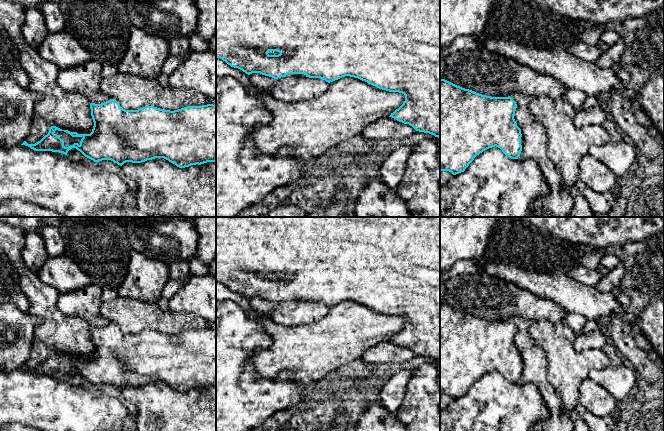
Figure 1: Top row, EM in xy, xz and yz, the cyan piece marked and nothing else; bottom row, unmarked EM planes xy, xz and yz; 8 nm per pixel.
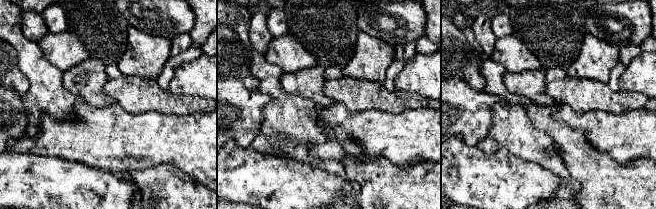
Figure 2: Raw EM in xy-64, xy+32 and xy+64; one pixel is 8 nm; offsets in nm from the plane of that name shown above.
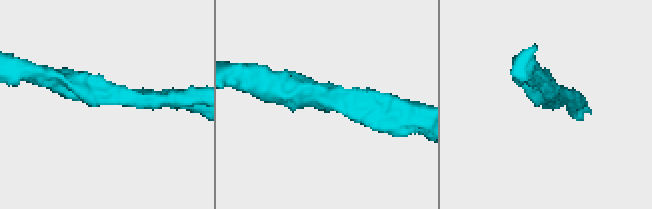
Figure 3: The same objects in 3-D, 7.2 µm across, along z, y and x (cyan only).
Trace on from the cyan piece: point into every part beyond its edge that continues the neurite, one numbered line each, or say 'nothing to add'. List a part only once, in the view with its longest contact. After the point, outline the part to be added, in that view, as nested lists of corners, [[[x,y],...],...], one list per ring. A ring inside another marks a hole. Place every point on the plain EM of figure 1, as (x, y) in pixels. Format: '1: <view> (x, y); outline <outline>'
1: xy (68, 364); outline [[[56,354],[54,358],[57,358],[64,365],[65,371],[73,369],[74,367],[78,367],[80,369],[80,365],[83,362],[83,361],[72,361],[70,358],[58,354]]]

